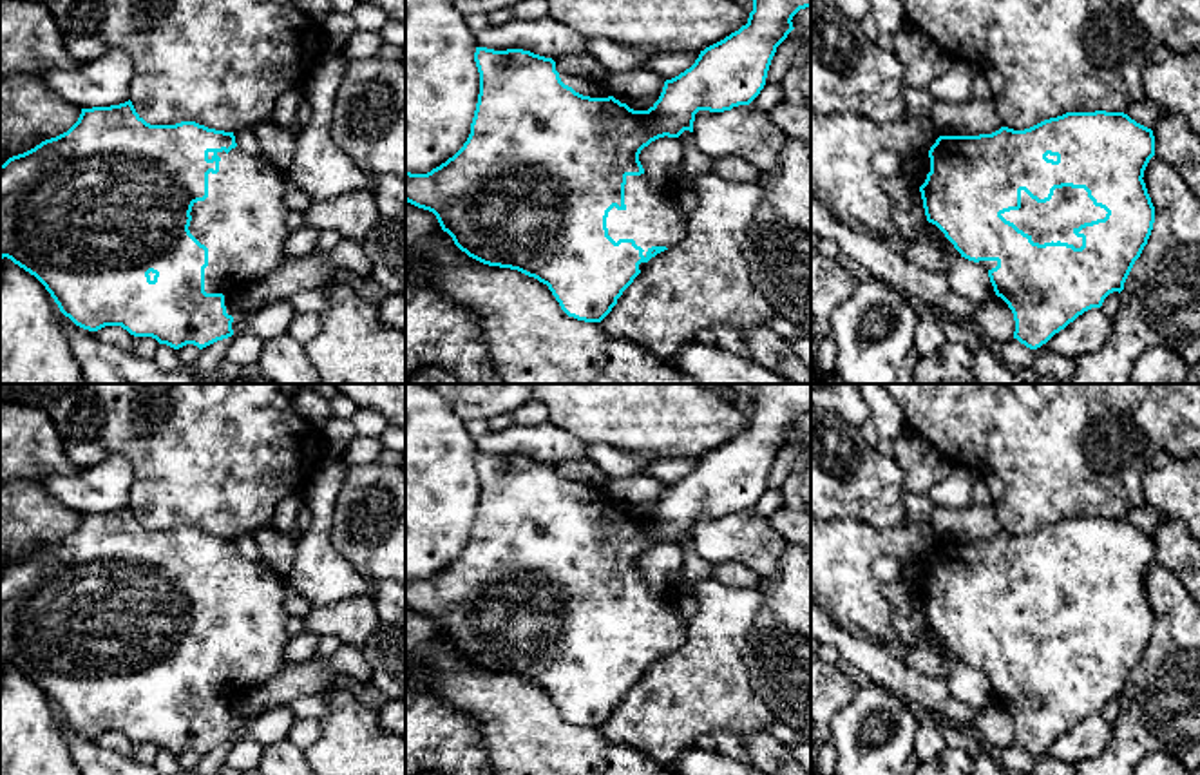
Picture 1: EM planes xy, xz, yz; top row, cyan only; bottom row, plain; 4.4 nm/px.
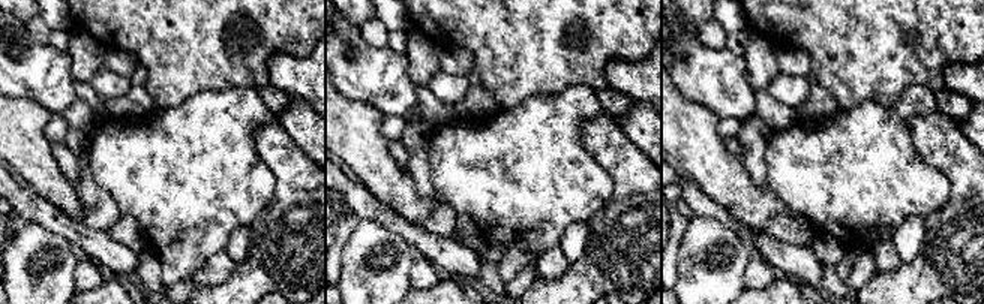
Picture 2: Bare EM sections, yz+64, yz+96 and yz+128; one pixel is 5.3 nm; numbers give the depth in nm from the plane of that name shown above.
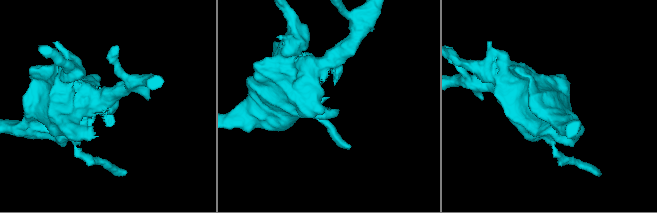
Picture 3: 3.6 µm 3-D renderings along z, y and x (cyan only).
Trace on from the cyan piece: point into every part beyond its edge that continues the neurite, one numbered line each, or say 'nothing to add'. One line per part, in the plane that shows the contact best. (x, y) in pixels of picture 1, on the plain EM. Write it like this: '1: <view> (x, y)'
1: yz (1068, 614)

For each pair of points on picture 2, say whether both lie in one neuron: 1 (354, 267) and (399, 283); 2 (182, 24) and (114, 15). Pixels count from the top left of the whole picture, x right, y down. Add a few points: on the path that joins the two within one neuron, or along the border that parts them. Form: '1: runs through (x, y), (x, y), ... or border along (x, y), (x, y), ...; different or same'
1: runs through (365, 270), (377, 280), (389, 283); same
2: runs through (165, 15), (131, 15); same

